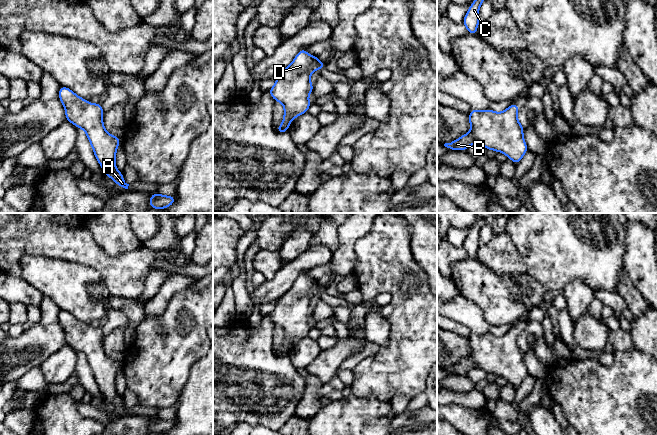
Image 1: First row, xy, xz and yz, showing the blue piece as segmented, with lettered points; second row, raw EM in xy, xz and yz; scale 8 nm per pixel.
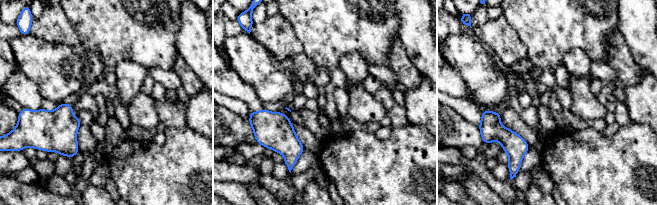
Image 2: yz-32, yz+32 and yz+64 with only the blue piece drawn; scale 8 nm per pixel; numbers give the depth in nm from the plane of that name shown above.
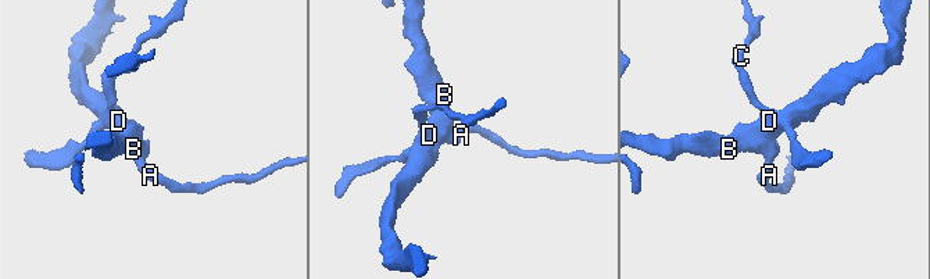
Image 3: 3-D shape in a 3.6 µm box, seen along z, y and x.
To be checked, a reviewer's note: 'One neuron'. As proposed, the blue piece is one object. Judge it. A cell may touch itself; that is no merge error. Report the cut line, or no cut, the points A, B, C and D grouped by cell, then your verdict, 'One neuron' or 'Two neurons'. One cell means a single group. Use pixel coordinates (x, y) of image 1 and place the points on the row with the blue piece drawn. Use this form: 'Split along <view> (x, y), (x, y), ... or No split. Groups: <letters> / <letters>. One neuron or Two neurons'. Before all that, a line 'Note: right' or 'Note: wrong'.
Note: right
No split. Groups: A B C D. One neuron

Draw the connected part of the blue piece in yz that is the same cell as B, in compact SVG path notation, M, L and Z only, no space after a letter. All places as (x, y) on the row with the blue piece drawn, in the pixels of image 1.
M516 103L500 113L489 108L485 111L472 109L468 116L471 131L444 146L453 151L466 151L470 145L479 144L488 150L504 153L518 165L528 151L523 137L524 127L517 119L518 111Z

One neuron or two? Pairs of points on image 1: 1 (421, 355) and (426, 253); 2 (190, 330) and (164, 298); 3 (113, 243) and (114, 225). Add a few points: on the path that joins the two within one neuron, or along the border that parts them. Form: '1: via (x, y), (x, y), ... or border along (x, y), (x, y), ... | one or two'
1: border along (412, 251), (417, 264), (426, 274) | two
2: border along (187, 289), (176, 292), (158, 316), (149, 317) | two
3: via (113, 239), (113, 229) | one

